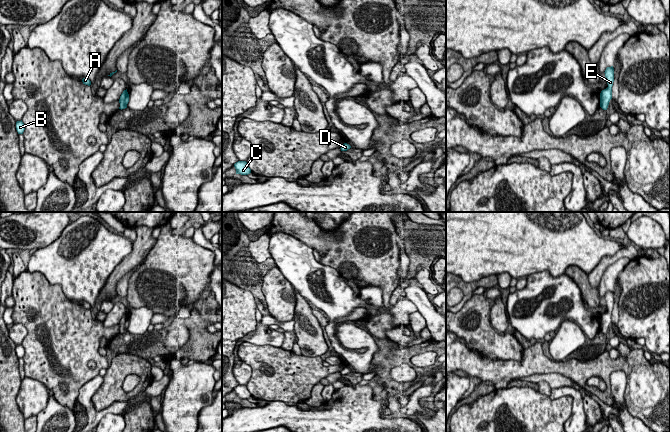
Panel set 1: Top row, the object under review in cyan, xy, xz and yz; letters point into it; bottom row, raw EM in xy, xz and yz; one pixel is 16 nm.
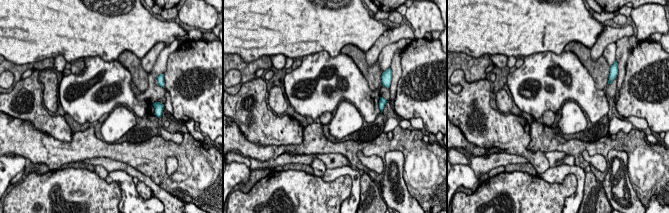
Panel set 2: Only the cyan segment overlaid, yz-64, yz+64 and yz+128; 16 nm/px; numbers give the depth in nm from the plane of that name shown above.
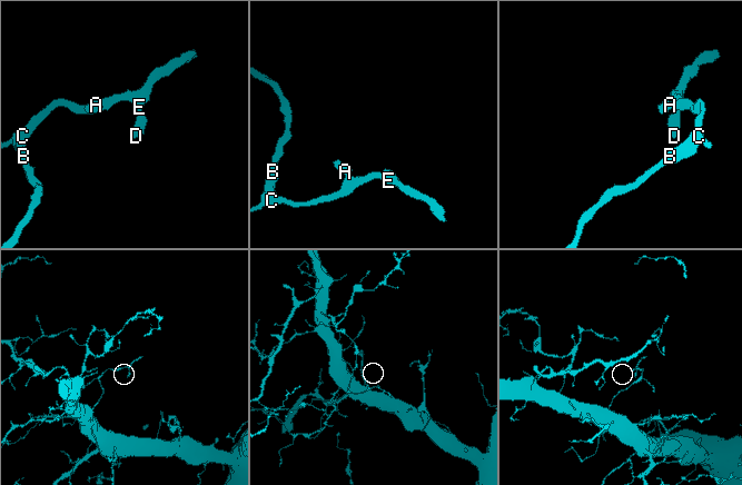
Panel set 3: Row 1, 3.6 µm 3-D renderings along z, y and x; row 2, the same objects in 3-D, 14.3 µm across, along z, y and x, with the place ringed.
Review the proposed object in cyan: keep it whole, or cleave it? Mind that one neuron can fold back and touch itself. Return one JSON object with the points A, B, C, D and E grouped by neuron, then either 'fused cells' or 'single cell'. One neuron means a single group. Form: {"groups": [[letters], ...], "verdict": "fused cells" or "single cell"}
{"groups": [["A", "B", "C", "D", "E"]], "verdict": "single cell"}

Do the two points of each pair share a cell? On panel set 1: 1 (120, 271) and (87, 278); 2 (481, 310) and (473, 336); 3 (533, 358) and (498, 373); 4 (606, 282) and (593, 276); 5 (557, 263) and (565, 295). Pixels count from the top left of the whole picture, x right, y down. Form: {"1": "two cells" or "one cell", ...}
{"1": "two cells", "2": "one cell", "3": "one cell", "4": "two cells", "5": "two cells"}

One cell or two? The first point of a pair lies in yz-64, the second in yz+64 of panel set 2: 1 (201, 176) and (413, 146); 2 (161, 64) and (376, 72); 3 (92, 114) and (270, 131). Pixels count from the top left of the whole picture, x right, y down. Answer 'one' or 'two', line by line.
1: one
2: two
3: two

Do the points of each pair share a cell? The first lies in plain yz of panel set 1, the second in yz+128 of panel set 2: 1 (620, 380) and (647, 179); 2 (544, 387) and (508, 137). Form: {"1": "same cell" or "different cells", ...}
{"1": "different cells", "2": "same cell"}

